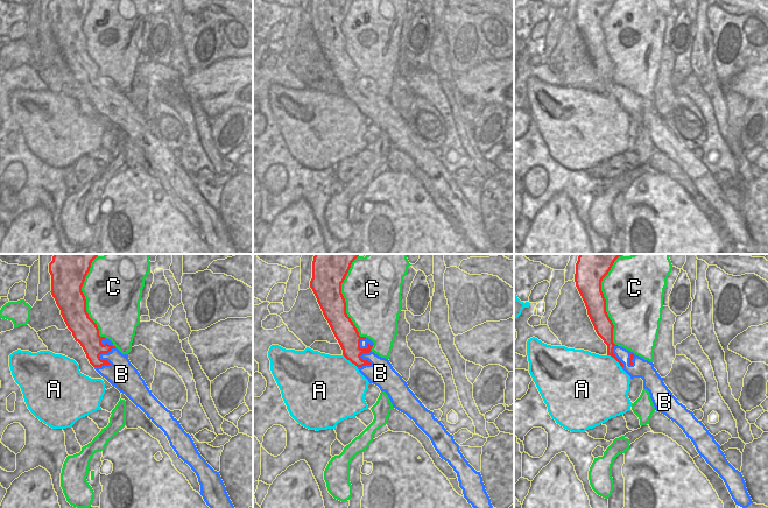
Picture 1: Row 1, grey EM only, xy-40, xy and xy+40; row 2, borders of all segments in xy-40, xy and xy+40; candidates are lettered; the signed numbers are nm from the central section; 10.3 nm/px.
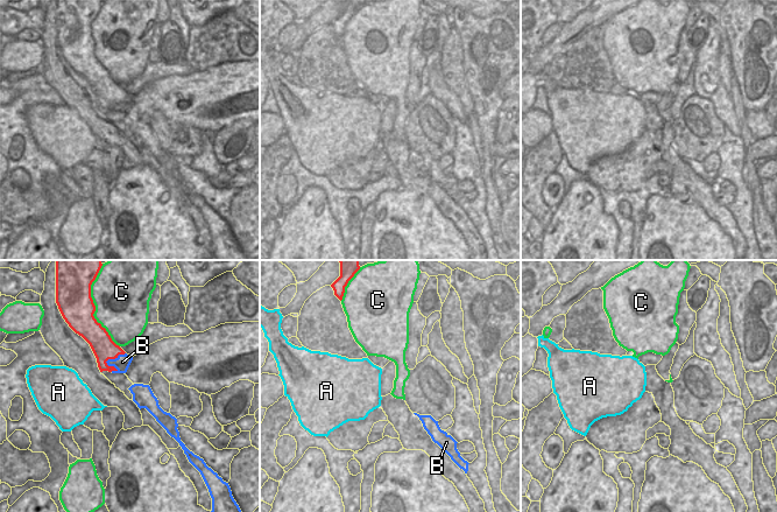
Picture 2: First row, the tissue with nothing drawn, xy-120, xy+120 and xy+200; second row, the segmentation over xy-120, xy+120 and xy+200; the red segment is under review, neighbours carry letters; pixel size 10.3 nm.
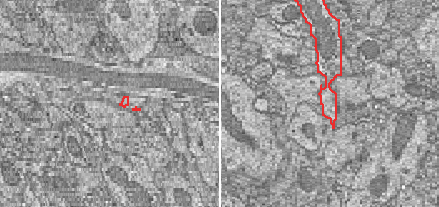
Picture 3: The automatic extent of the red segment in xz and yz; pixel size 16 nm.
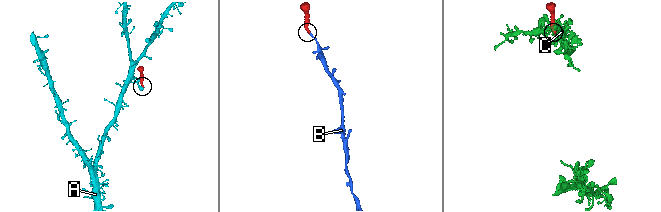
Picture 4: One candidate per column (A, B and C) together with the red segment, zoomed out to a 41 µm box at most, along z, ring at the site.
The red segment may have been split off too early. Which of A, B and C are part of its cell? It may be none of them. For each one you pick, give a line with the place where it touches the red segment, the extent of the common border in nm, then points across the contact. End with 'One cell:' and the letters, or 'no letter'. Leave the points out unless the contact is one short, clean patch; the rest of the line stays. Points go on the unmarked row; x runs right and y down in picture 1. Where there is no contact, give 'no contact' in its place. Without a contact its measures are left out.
B: xy-40 (103, 99) | 300 nm | across xy-40 (90, 79), (99, 90), (103, 99), (121, 113)
One cell: B

